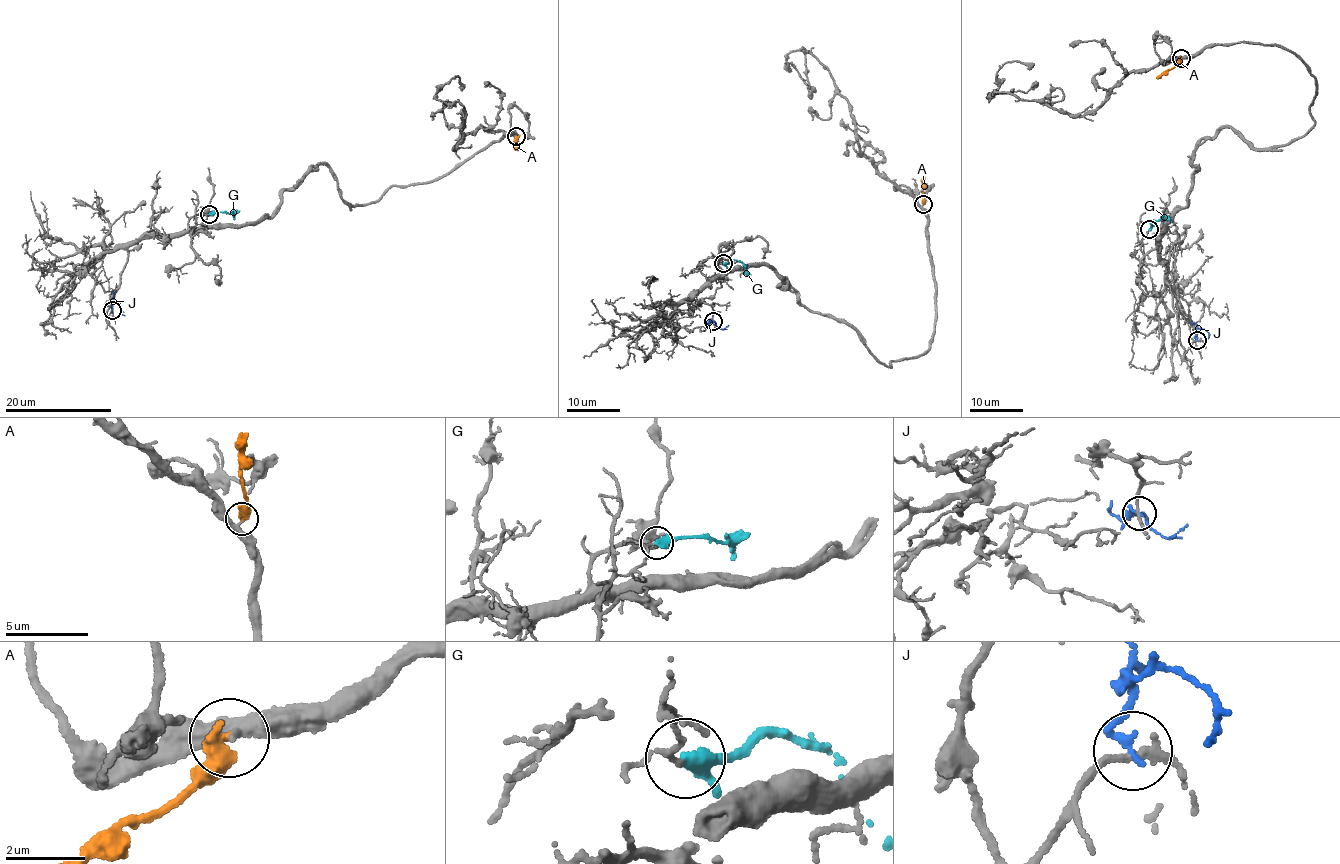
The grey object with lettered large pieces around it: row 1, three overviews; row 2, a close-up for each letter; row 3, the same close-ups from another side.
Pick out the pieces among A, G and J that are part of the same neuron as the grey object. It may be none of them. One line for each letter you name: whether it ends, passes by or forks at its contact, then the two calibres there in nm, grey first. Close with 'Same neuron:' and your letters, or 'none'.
Same neuron: none

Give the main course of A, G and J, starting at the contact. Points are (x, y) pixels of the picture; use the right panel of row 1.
A: (1181, 58), (1156, 78)
G: (1149, 230), (1151, 223), (1164, 218), (1171, 222)
J: (1197, 340), (1195, 332), (1203, 329), (1208, 332), (1207, 339)

